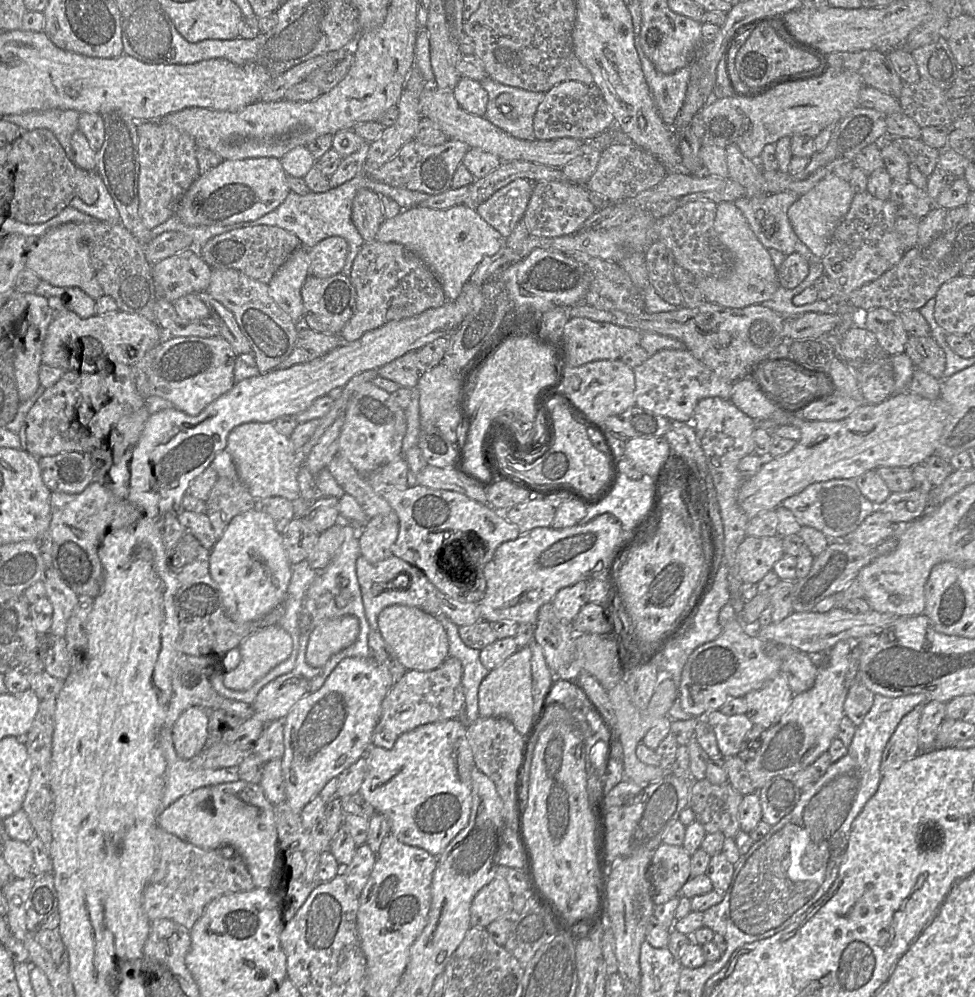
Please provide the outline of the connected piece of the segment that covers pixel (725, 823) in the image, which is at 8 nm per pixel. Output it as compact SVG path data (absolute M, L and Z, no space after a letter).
M703 779L692 783L689 807L707 833L720 832L734 838L740 830L738 811L742 798L730 783L717 785Z

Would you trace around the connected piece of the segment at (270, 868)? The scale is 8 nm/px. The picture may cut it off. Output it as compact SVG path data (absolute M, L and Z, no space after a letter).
M239 779L198 788L164 809L158 817L158 825L200 848L233 846L243 858L255 887L269 891L278 887L283 852L279 846L273 804L259 784Z

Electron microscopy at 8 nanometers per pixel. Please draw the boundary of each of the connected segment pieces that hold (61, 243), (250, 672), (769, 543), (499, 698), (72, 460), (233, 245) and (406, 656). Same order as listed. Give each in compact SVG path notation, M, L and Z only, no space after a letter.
M75 222L58 225L39 238L32 239L26 253L25 269L33 271L42 281L53 286L78 287L95 300L104 295L91 265L89 248Z
M271 626L246 638L238 649L240 663L226 674L224 684L232 690L245 691L289 658L293 640L280 626Z
M747 536L736 551L739 578L757 584L783 556L781 537Z
M530 646L519 648L502 665L491 670L478 690L480 717L505 718L521 735L526 735L533 717L533 683Z
M65 451L53 456L39 457L44 484L51 492L82 492L94 480L94 465L90 454Z
M256 225L219 234L199 249L199 254L211 268L235 269L246 276L268 284L289 256L302 245L299 238L277 226Z
M393 605L378 616L378 630L408 671L429 671L441 666L449 657L449 641L443 625L430 613L415 607Z

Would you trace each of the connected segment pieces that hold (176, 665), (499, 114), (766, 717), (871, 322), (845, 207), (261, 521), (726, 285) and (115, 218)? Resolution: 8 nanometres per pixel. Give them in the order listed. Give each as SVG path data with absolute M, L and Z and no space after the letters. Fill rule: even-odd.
M179 653L172 663L171 683L172 697L168 707L168 713L164 727L173 730L173 726L180 715L192 706L199 706L207 710L223 709L227 714L238 716L242 720L247 720L253 716L253 707L245 702L225 698L221 696L212 686L209 676L214 671L211 667L200 667L191 664L188 655Z
M490 76L479 82L488 92L488 104L484 117L515 138L536 140L533 119L545 93L505 85ZM503 93L511 96L509 104L498 104L498 98Z
M779 673L761 688L745 695L746 716L754 725L768 729L789 710L793 697L785 677Z
M886 308L871 309L866 312L864 326L890 356L904 353L909 334L899 314Z
M831 172L810 191L800 195L788 209L788 218L796 235L817 257L826 254L836 227L849 211L854 194L848 181Z
M252 509L234 516L223 535L210 551L209 571L218 585L227 616L235 622L252 622L263 618L286 598L292 577L291 563L283 544L283 537L268 514Z
M733 202L717 204L714 228L730 259L730 270L722 277L697 276L695 286L706 301L728 308L743 308L769 300L778 289L777 270L772 258L752 231L747 220Z
M89 172L89 177L98 192L97 200L93 204L87 204L79 197L74 197L69 206L103 222L121 223L120 214L101 177L96 172Z

